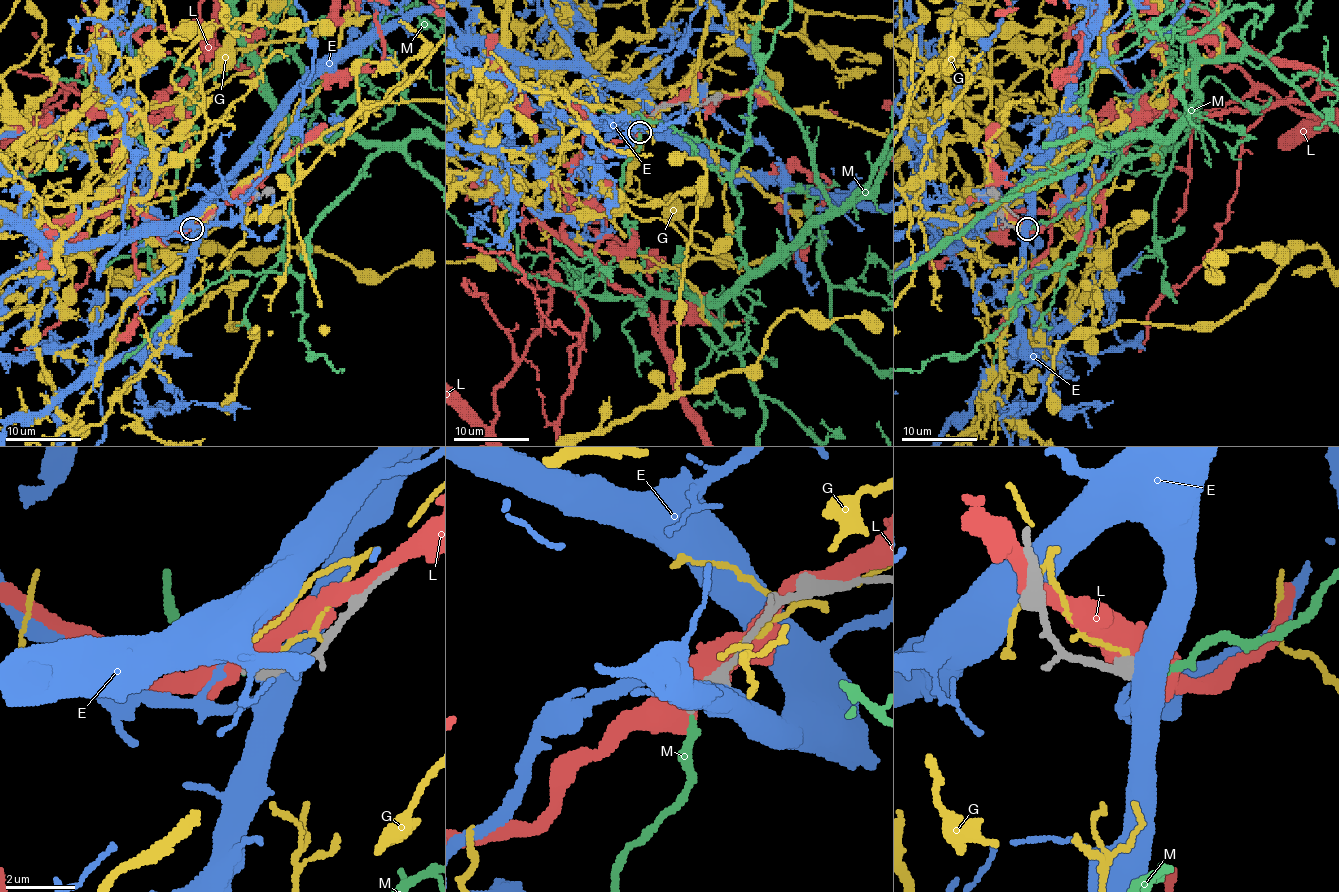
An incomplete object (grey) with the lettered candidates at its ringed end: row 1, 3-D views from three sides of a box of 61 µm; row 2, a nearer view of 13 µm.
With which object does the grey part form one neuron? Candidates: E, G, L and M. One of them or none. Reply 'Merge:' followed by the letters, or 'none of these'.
Merge: M

